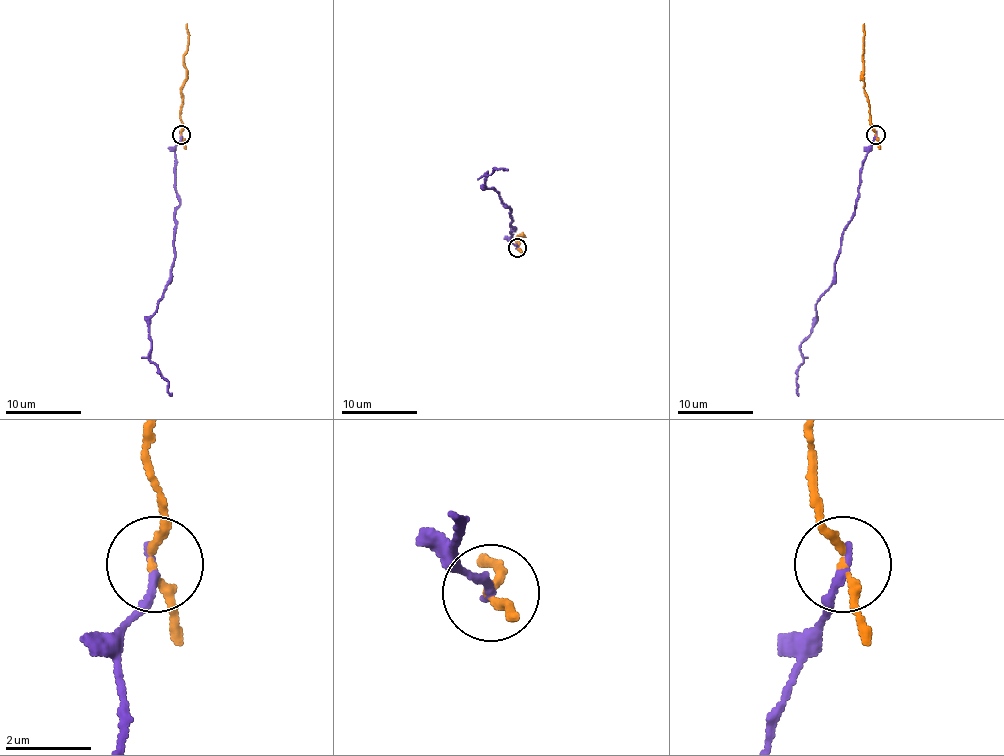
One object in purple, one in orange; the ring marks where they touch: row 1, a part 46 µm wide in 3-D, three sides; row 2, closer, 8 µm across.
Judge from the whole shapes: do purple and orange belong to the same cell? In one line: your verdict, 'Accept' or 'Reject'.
Reject

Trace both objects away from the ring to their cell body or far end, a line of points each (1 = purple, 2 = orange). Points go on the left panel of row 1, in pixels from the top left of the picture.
1: (181, 135), (175, 146), (179, 205), (171, 282), (150, 322), (149, 339), (150, 361), (167, 382), (171, 395)
2: (181, 135), (181, 90), (186, 77), (186, 24)

